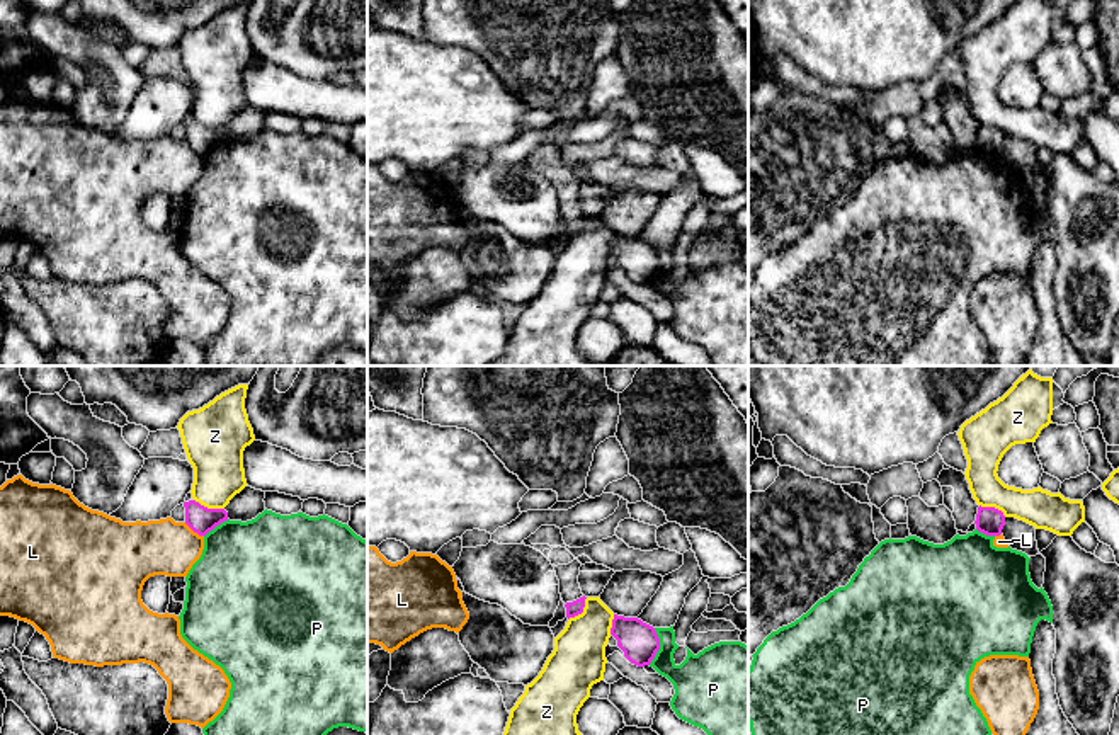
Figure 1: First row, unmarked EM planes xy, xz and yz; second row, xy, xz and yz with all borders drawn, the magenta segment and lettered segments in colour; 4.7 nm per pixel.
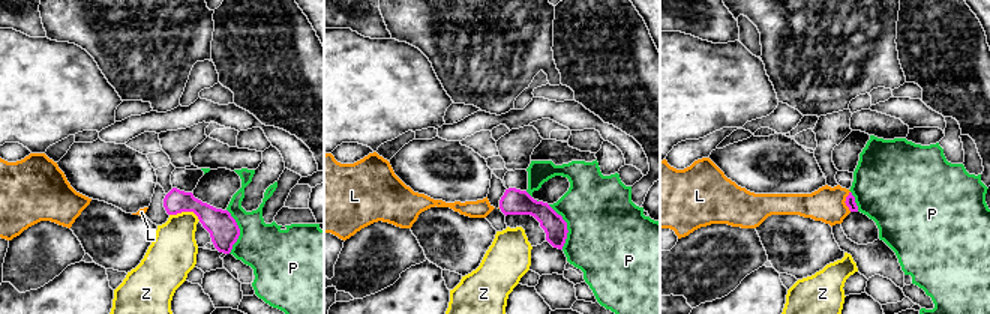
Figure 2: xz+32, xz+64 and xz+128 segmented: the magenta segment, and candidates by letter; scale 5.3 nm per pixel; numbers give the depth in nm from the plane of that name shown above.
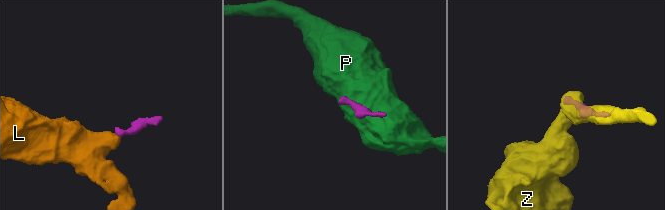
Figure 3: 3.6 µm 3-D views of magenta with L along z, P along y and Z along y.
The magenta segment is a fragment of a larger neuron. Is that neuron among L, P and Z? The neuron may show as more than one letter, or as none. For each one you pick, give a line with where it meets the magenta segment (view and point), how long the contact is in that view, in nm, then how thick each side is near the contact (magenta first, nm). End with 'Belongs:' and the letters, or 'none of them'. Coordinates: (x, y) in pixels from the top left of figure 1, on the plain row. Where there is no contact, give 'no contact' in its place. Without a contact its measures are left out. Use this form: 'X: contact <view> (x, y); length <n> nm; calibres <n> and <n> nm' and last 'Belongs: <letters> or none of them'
Belongs: none of them

